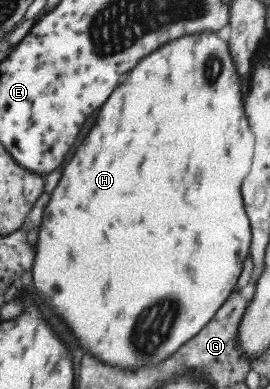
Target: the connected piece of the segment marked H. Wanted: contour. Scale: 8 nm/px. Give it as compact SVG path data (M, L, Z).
M198 31L168 41L128 70L126 80L117 84L99 106L92 128L76 148L76 154L68 160L68 166L64 166L60 182L50 194L42 214L38 240L33 248L30 288L34 289L40 301L42 299L43 305L50 306L53 313L64 320L84 353L94 355L102 363L122 369L136 369L166 359L207 324L236 286L251 241L250 224L241 198L241 182L250 168L254 146L254 135L244 114L241 81L228 52L228 43L218 38L216 32Z

